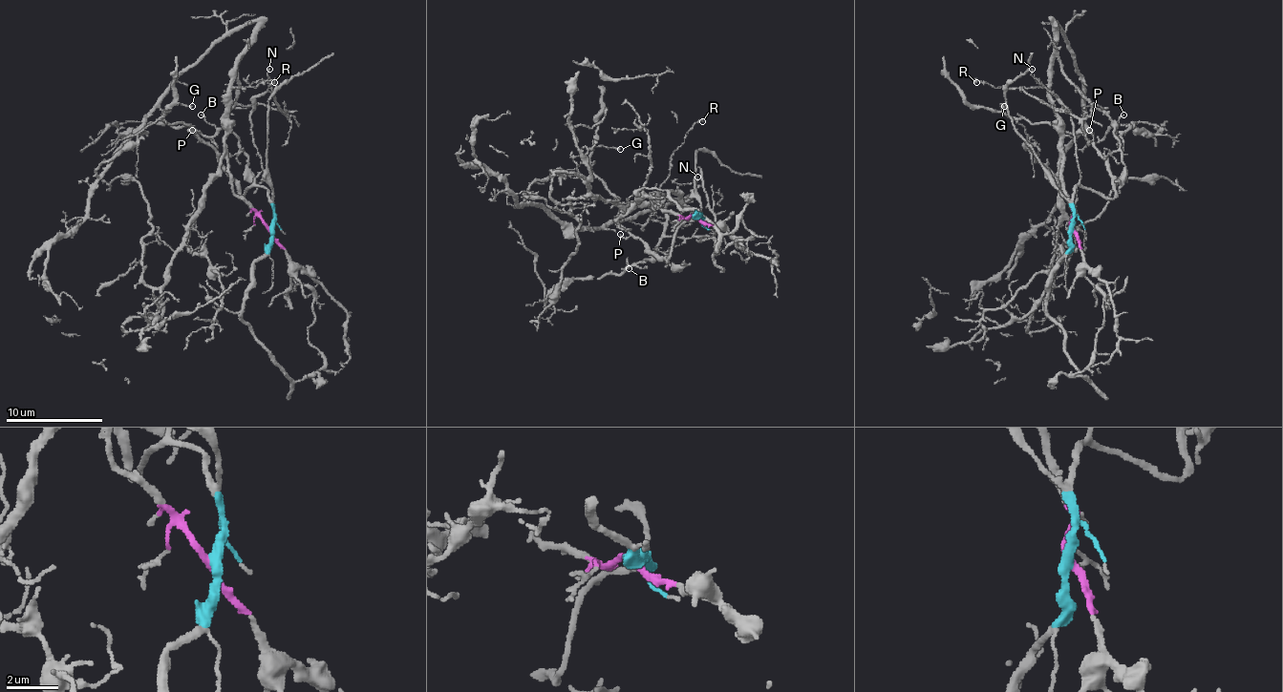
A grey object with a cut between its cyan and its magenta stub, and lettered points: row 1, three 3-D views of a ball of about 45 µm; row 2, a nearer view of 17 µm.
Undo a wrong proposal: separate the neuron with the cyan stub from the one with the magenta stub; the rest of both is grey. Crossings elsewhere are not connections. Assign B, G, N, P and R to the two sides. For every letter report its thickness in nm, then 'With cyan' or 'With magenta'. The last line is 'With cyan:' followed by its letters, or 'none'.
B: Thickness 110 nm. With magenta
G: Thickness 140 nm. With cyan
N: Thickness 110 nm. With cyan
P: Thickness 90 nm. With cyan
R: Thickness 120 nm. With magenta
With cyan: G, N, P

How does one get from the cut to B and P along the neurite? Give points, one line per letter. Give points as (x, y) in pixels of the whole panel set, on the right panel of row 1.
B: (1072, 228), (1062, 182), (1058, 113), (1050, 95), (1050, 69), (1055, 59), (1062, 73), (1116, 127), (1122, 115)
P: (1072, 228), (1075, 187), (1081, 185), (1086, 190), (1111, 197), (1116, 192), (1116, 178), (1094, 146), (1089, 130)

